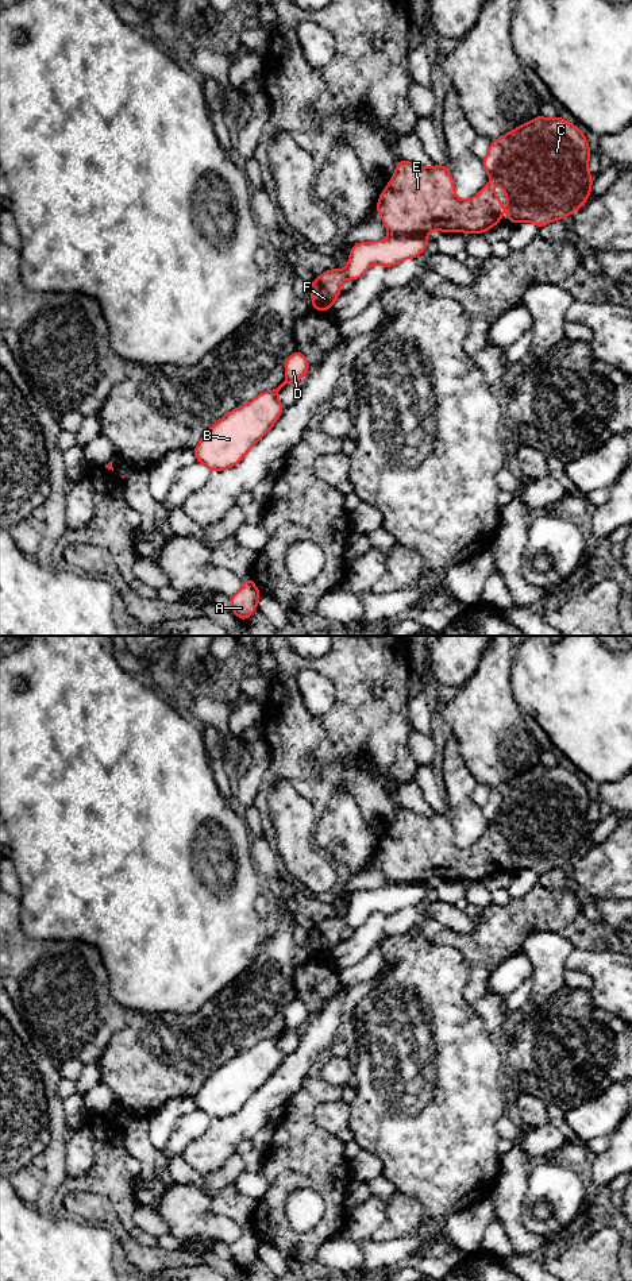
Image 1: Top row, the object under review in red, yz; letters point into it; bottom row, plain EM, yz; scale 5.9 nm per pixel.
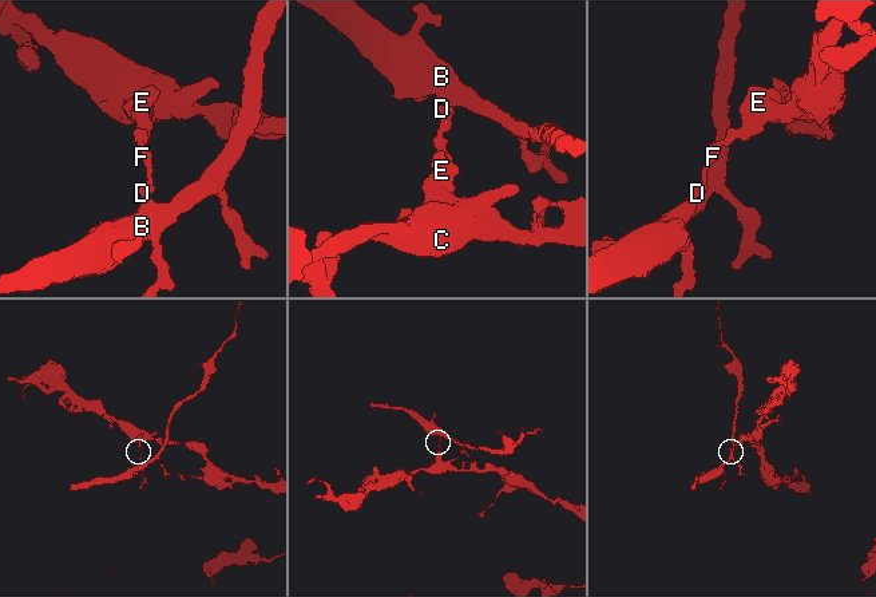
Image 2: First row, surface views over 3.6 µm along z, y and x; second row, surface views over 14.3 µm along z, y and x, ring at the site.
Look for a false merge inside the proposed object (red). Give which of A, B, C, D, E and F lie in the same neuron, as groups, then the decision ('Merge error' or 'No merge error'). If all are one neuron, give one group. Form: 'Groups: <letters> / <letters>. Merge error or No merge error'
Groups: A B D F / C E. Merge error

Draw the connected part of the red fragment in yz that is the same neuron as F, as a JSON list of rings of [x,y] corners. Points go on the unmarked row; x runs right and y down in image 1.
[[[392,883],[385,888],[354,892],[344,918],[327,918],[309,931],[312,957],[316,957],[317,961],[324,957],[330,958],[340,944],[340,933],[346,926],[357,929],[374,911],[389,917],[404,907],[417,906],[427,892],[427,883]]]

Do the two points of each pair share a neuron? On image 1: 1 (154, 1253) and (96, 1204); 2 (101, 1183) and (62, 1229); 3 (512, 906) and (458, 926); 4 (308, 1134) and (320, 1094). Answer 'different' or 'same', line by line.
1: same
2: different
3: different
4: same

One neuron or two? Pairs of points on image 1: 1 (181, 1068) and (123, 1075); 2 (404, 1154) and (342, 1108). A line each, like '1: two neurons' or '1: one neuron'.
1: one neuron
2: two neurons

